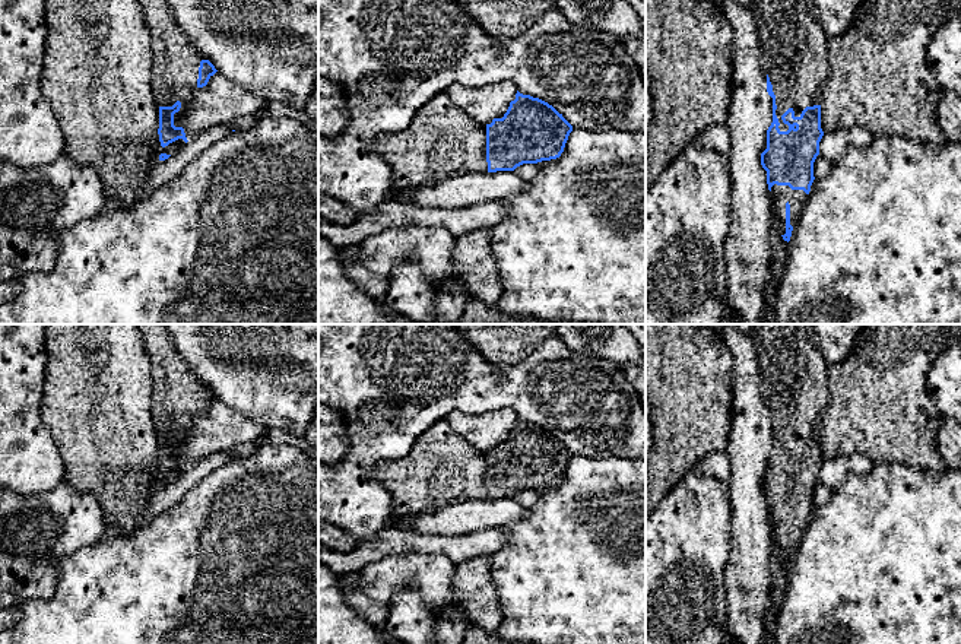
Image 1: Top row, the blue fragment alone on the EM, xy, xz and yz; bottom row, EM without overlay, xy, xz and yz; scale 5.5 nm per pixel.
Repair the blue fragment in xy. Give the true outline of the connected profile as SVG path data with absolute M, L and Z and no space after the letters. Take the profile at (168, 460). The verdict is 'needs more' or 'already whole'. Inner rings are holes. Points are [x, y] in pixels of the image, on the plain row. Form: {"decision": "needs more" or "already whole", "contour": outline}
{"decision": "needs more", "contour": "M139 324L139 331L155 384L150 412L159 432L161 473L178 466L187 470L193 463L174 453L174 441L183 429L194 423L197 415L206 413L218 397L175 353L165 324Z"}

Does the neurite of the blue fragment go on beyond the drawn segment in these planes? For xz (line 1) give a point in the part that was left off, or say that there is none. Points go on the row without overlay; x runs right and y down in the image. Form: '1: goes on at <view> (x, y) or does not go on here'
1: does not go on here

